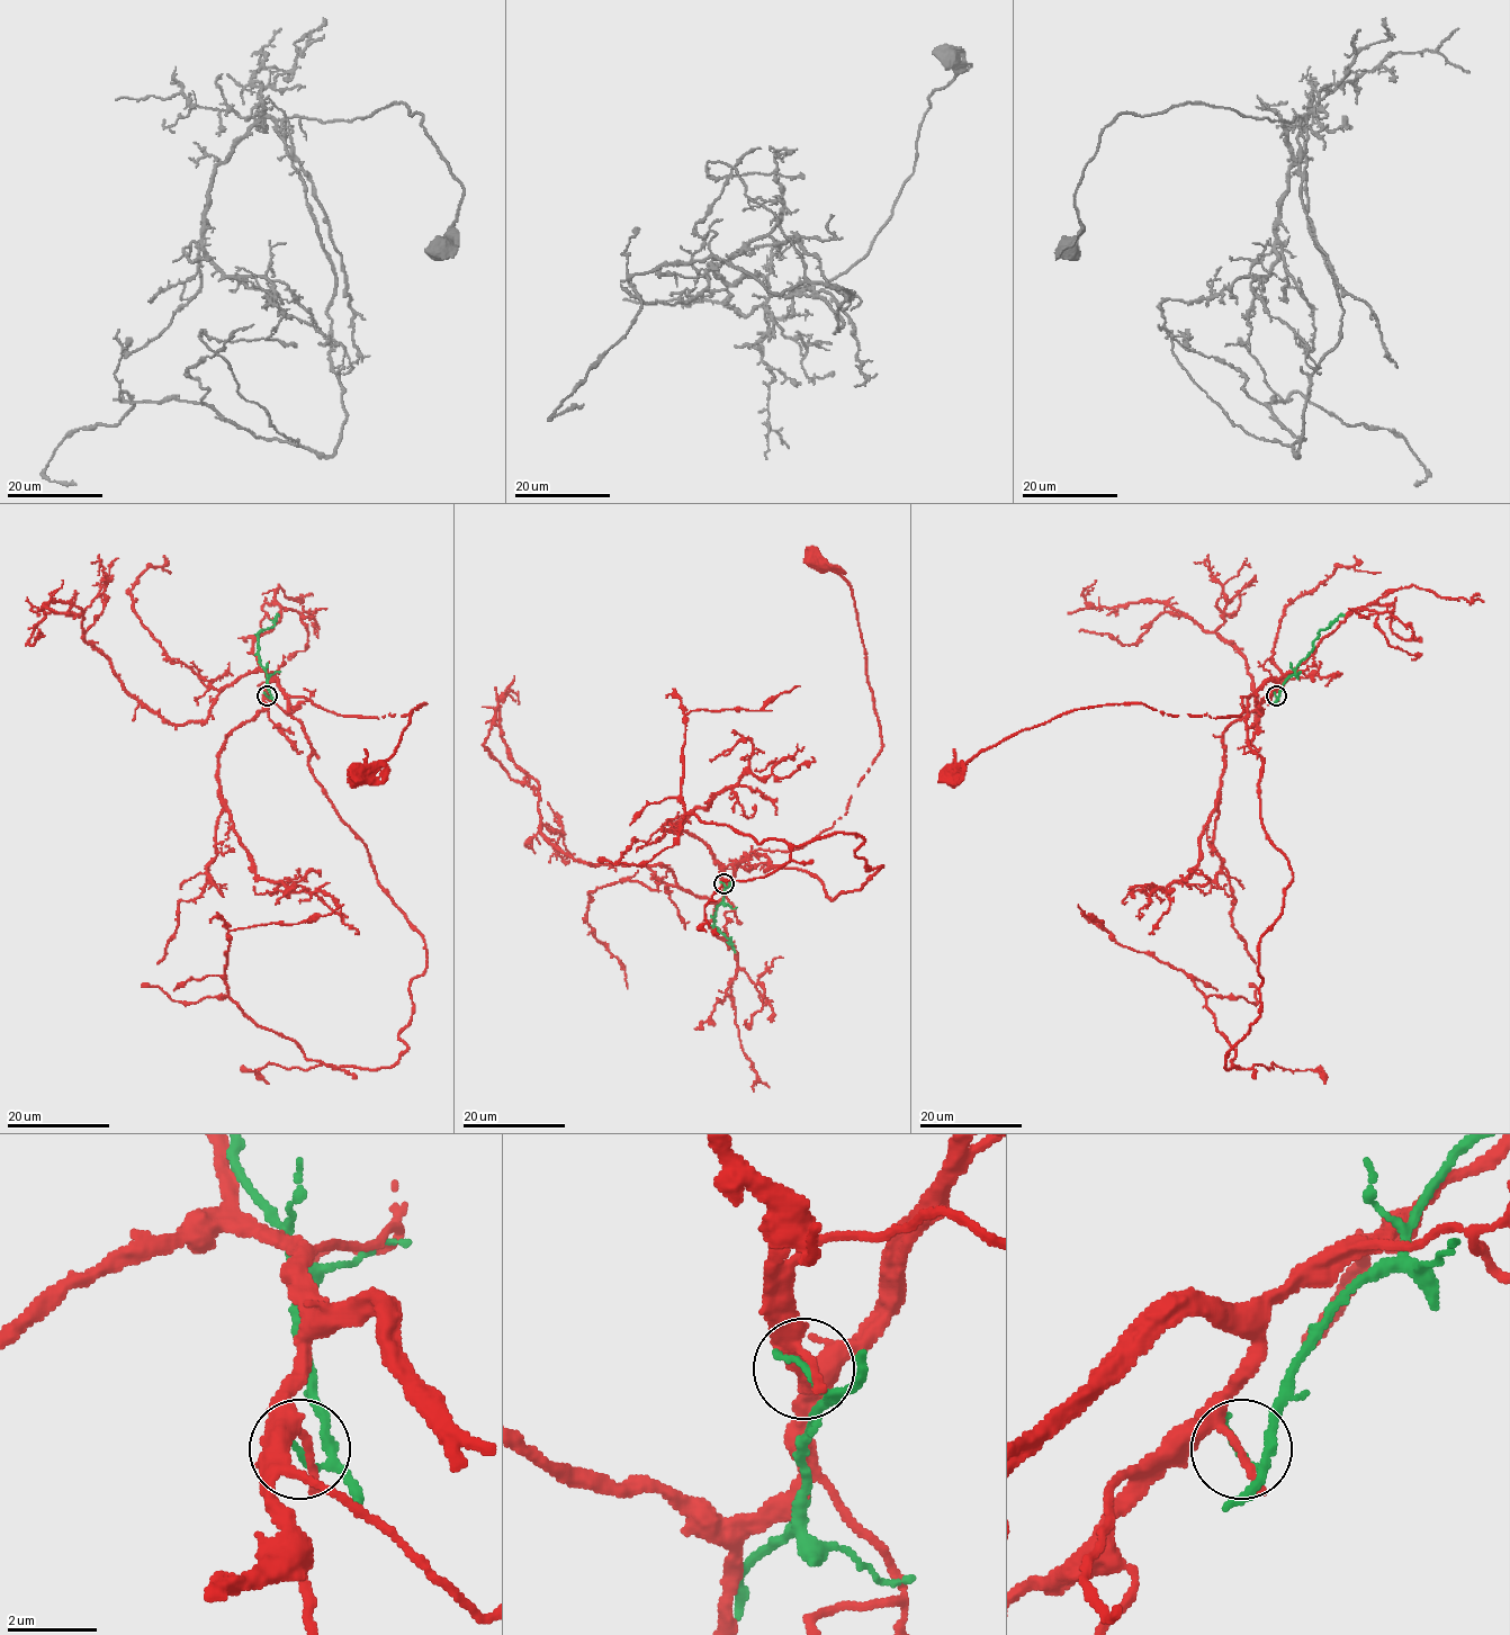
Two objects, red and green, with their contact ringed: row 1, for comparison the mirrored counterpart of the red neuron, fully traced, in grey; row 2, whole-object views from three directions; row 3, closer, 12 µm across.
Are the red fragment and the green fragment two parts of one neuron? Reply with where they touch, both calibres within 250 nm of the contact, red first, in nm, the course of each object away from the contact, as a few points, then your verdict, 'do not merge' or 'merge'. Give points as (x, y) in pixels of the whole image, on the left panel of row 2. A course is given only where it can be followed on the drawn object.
at (267, 695); 240 nm thick on the red side, 150 nm on the other; red runs (268, 695), (277, 681), (289, 695), (330, 711), (377, 718), (425, 703), (411, 711), (395, 751), (357, 774); green runs (268, 695), (268, 674), (260, 663), (259, 634), (273, 625), (279, 614); do not merge

